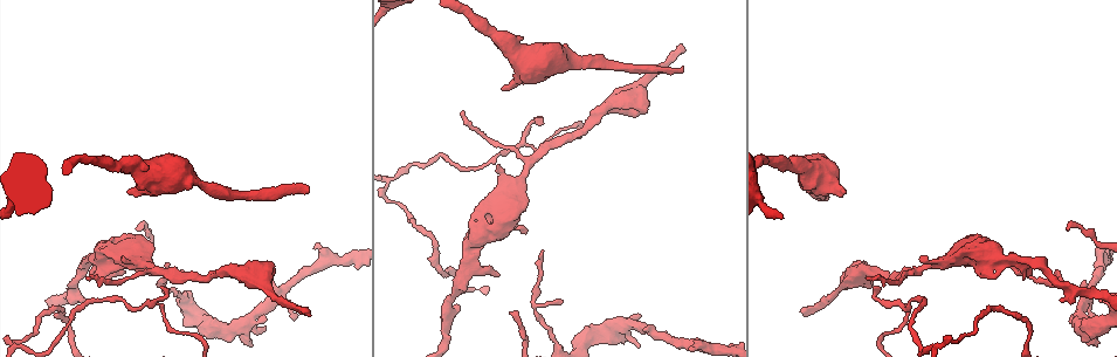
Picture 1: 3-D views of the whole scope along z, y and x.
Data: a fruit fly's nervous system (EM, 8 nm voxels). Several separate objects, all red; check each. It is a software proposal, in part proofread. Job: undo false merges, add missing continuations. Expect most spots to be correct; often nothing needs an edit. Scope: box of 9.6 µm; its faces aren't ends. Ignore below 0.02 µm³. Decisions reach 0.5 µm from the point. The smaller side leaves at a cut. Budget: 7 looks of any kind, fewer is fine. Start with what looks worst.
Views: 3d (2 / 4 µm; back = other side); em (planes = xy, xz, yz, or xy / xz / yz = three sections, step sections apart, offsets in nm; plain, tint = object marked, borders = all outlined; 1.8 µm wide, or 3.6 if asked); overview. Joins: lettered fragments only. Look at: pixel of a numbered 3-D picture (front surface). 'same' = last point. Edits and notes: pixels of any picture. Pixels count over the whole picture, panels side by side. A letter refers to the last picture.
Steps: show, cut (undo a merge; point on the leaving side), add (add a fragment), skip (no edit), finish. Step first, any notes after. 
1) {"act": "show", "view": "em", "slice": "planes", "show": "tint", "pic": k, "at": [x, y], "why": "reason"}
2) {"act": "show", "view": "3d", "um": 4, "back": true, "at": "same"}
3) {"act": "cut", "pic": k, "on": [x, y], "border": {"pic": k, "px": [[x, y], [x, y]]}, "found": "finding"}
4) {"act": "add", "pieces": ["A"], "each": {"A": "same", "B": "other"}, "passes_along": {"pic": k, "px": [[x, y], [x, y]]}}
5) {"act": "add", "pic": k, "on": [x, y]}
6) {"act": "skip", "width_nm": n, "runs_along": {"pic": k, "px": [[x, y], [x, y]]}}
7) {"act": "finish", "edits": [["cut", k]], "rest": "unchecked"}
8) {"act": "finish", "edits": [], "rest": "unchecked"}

{"act": "show", "view": "em", "slice": "xz", "step": 4, "show": "borders", "pic": 1, "at": [306, 189], "why": "branch stops here"}

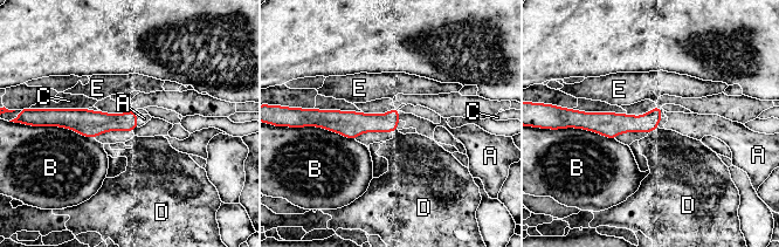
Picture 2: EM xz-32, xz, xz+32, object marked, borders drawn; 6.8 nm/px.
{"act": "add", "pieces": ["A"], "longest_contact_nm": ["B", 340], "each": {"A": "same", "B": "other", "C": "other", "D": "other", "E": "other"}, "found": "it goes on there"}

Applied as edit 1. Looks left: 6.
{"act": "show", "view": "overview", "why": "see it whole again"}

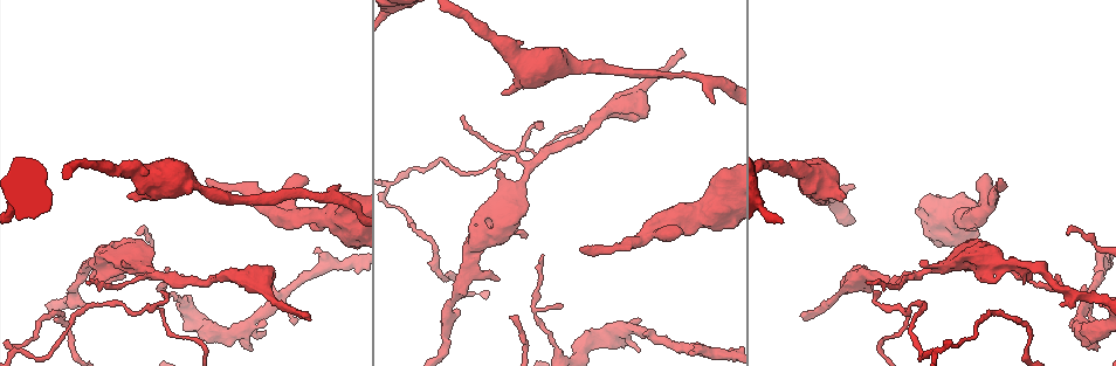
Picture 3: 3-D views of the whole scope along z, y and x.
{"act": "show", "view": "3d", "um": 4, "pic": 3, "at": [684, 55], "why": "thin end"}

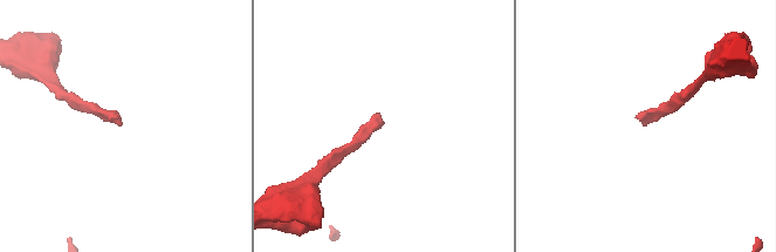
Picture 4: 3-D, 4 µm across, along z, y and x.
{"act": "show", "view": "em", "um": 3.6, "slice": "planes", "show": "plain", "pic": 4, "at": [119, 125]}

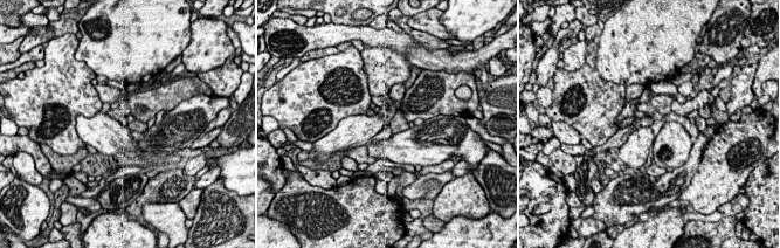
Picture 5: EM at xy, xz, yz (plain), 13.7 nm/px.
{"act": "show", "view": "em", "um": 3.6, "slice": "planes", "show": "borders", "at": "same", "why": "see the neighbours"}

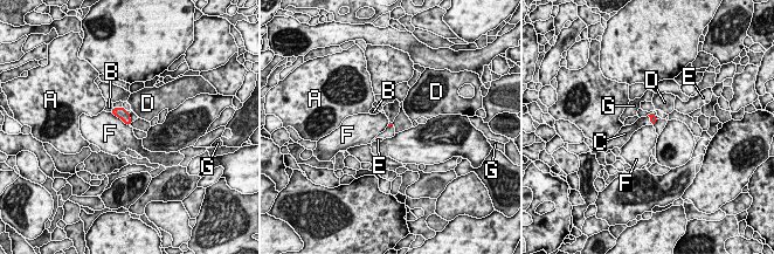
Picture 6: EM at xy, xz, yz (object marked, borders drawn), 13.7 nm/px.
{"act": "add", "pieces": ["C"], "each": {"A": "other", "B": "other", "C": "same", "D": "other", "E": "other", "F": "other", "G": "other"}, "found": "it goes on there"}

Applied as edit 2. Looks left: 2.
{"act": "finish", "edits": [["add", 2], ["add", 6]], "rest": "unchecked"}

